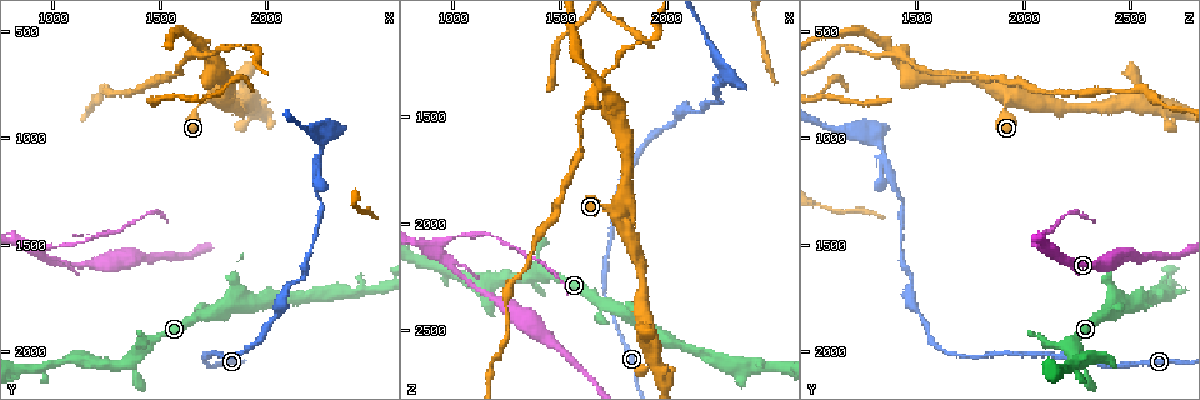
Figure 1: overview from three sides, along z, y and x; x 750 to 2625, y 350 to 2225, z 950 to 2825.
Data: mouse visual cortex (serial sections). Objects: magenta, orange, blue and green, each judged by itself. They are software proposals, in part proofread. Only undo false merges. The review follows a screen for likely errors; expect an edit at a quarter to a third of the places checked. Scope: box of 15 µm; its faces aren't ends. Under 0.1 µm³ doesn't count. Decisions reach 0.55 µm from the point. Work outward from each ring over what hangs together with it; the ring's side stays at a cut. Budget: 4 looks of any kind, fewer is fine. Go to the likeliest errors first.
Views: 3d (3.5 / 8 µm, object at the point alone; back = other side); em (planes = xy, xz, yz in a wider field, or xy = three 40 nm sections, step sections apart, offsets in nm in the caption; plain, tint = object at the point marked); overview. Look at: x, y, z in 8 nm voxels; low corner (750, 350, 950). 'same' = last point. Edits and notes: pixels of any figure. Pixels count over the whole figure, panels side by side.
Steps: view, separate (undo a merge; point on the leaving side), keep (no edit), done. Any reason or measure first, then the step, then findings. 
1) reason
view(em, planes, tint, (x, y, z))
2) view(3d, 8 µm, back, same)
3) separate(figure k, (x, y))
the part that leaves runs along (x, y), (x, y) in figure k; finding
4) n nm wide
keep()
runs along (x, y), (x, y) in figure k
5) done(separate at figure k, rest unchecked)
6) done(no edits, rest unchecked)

view(3d, 8 µm, (1700, 580, 1370))

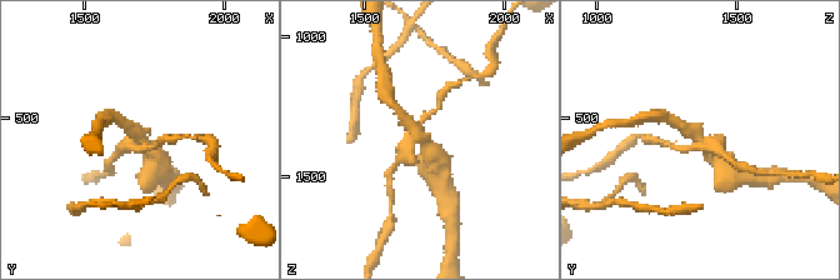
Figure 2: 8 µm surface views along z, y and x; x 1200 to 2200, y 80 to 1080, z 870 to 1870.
shape alone is not enough
view(em, xy, step 1, tint, (1710, 580, 1380))

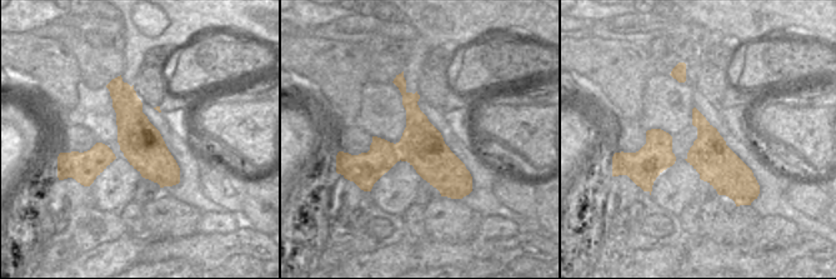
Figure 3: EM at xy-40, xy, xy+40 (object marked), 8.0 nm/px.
separate(figure 2, (721, 141))
two cells meet here

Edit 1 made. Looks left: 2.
view(overview)

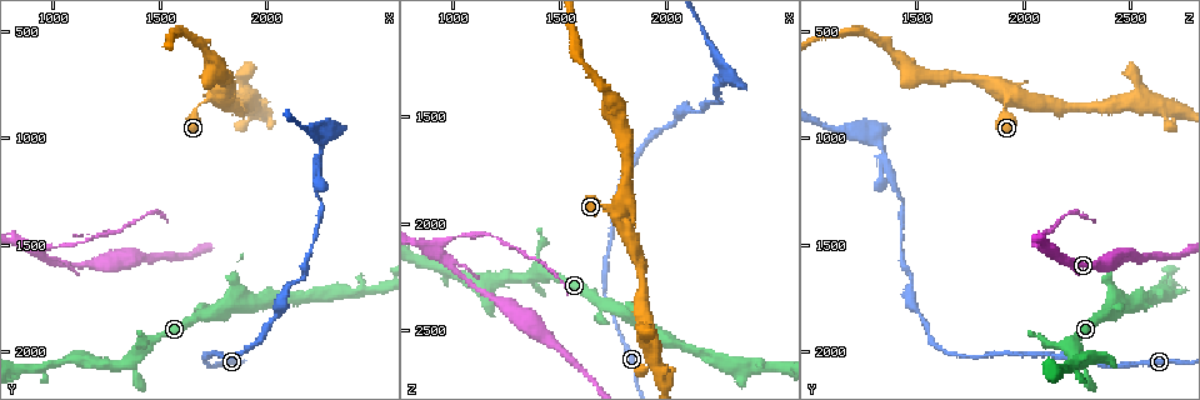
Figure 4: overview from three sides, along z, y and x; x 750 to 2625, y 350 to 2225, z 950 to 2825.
branch point
view(3d, 3.5 µm, (2220, 1110, 1350))

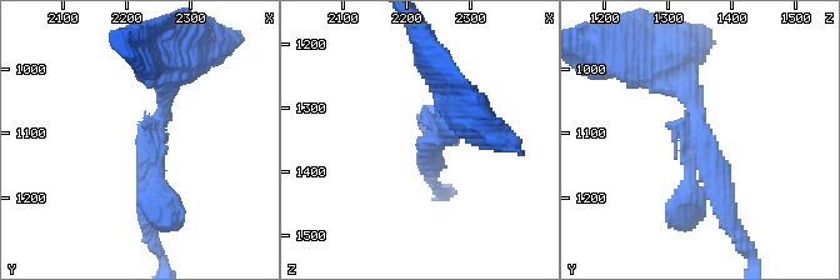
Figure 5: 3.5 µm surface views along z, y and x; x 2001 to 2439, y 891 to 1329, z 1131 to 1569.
separate(figure 5, (169, 204))
the part that leaves runs along (691, 154), (689, 208), (679, 224) in figure 5; a second cell is stuck on

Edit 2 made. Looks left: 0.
done(separate at figure 2, separate at figure 5, rest unchecked)

